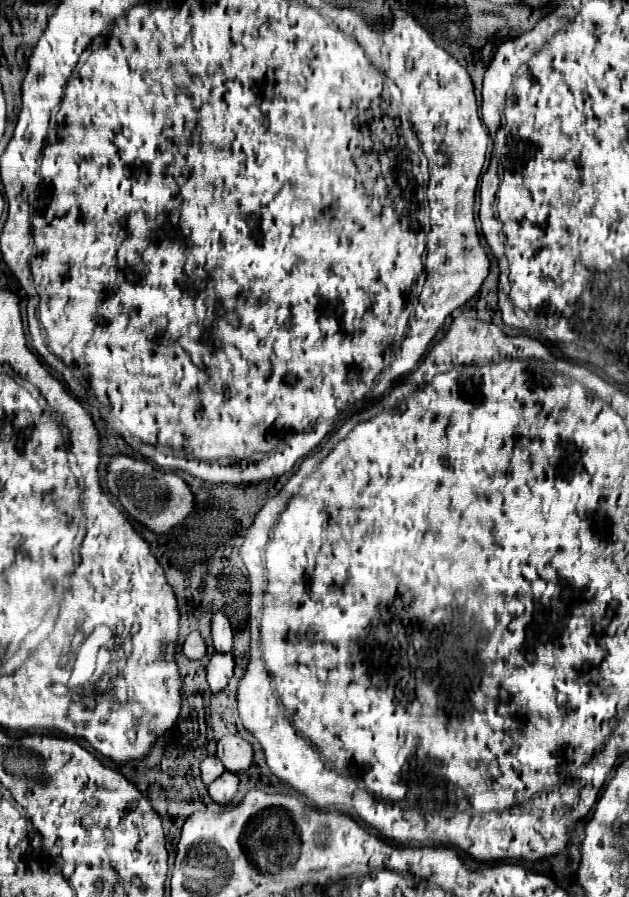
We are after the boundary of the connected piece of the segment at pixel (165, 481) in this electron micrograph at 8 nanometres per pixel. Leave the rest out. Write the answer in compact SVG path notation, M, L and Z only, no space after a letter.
M122 453L114 455L114 459L106 465L106 471L108 493L120 501L132 519L146 525L154 533L168 533L194 509L194 495L188 483L176 473L160 473L152 463L132 459Z

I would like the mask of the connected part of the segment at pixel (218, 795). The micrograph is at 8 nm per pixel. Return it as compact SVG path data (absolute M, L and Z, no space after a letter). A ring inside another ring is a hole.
M224 771L210 787L208 787L208 793L210 797L216 801L216 803L230 803L234 793L238 791L238 775L230 773L230 771Z

